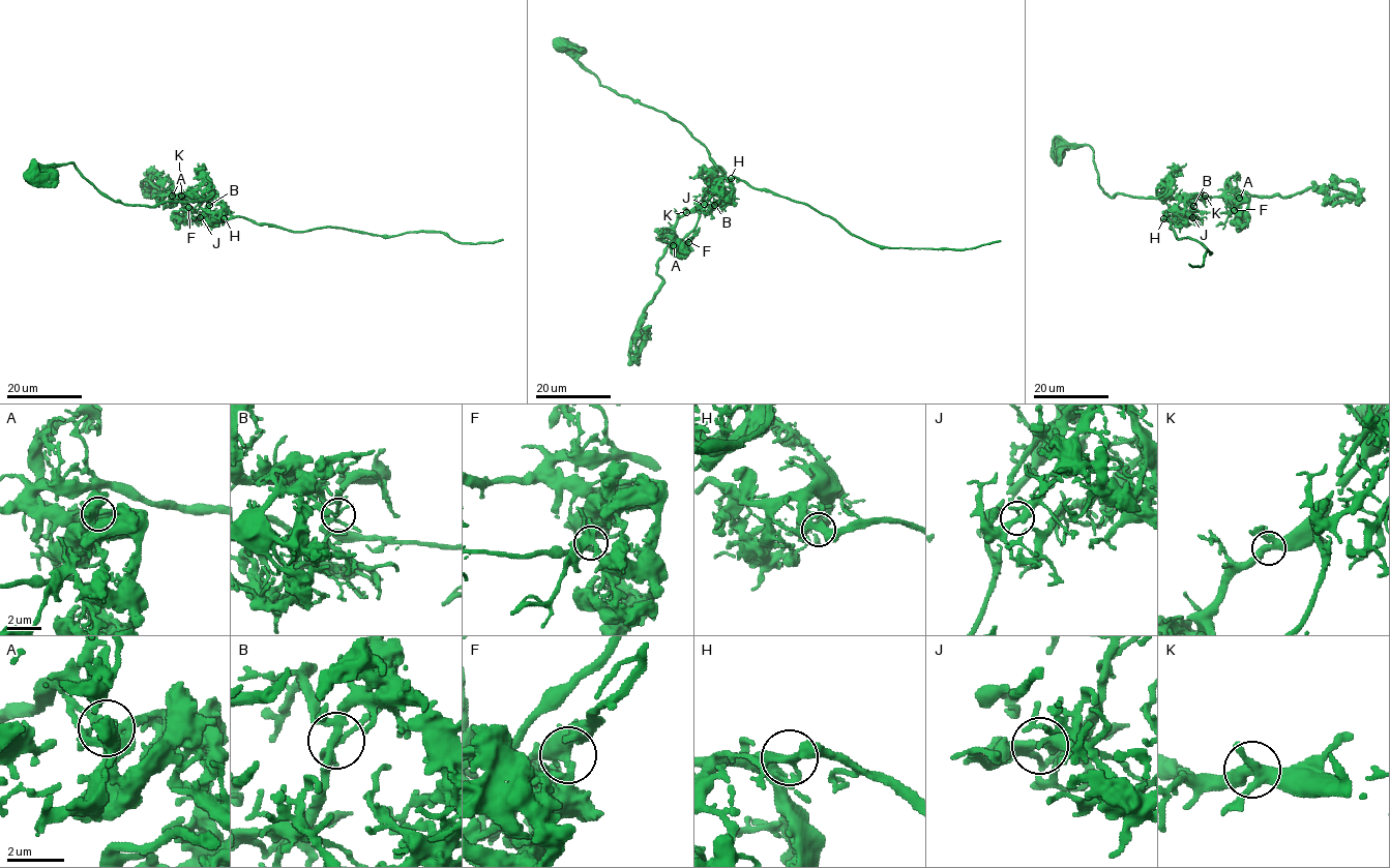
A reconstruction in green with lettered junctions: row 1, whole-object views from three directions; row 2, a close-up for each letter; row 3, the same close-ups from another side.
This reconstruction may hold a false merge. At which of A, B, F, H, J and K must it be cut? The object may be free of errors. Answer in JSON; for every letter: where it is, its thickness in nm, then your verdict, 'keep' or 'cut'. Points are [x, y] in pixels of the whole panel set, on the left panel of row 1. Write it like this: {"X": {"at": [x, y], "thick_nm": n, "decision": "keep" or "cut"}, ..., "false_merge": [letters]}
{"A": {"at": [172, 196], "thick_nm": 380, "decision": "cut"}, "B": {"at": [209, 205], "thick_nm": 220, "decision": "keep"}, "F": {"at": [188, 207], "thick_nm": 440, "decision": "keep"}, "H": {"at": [224, 218], "thick_nm": 320, "decision": "keep"}, "J": {"at": [200, 217], "thick_nm": 300, "decision": "keep"}, "K": {"at": [181, 196], "thick_nm": 400, "decision": "keep"}, "false_merge": ["A"]}

